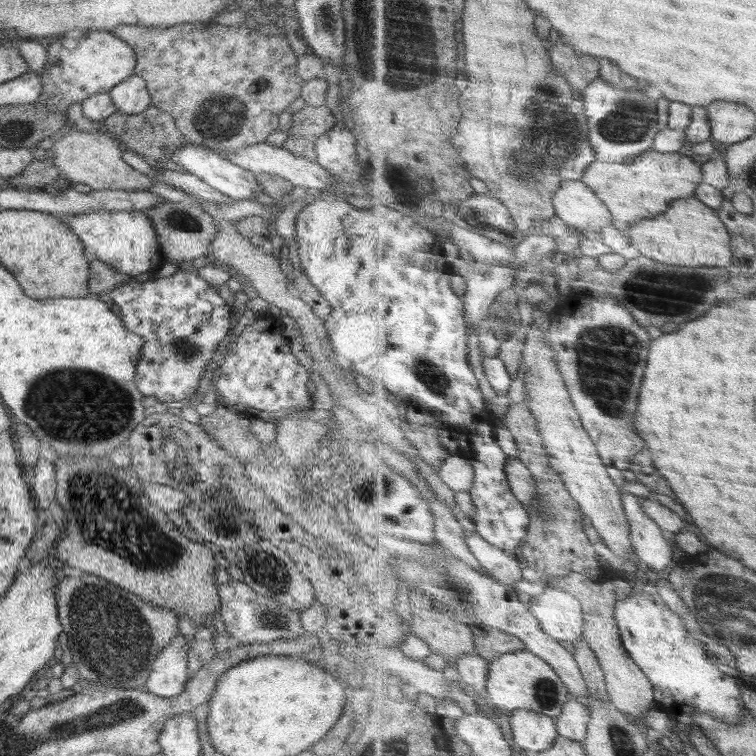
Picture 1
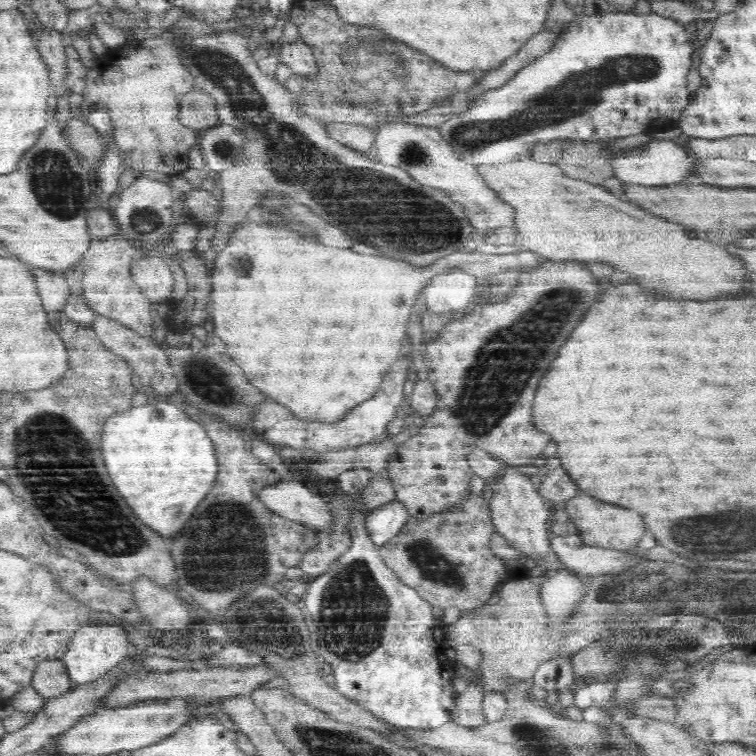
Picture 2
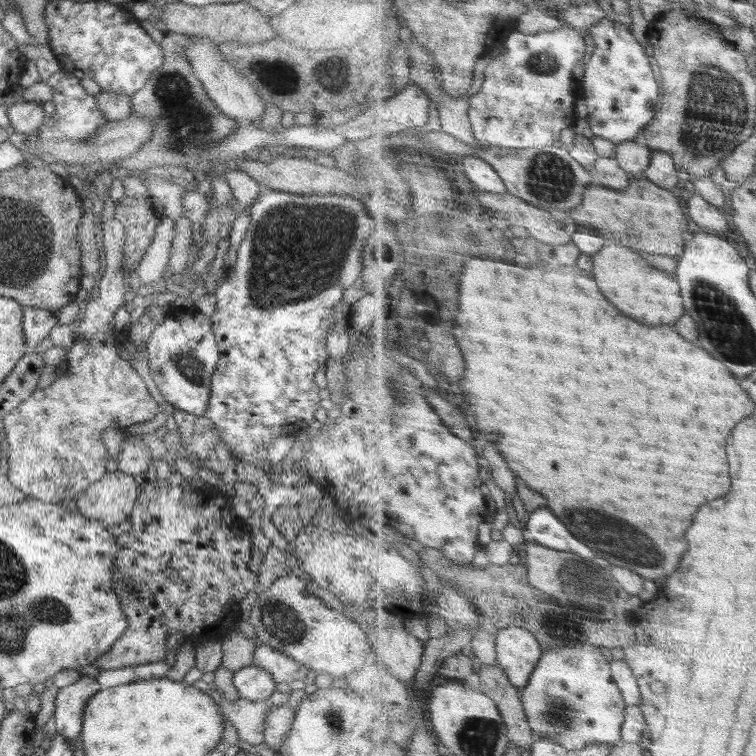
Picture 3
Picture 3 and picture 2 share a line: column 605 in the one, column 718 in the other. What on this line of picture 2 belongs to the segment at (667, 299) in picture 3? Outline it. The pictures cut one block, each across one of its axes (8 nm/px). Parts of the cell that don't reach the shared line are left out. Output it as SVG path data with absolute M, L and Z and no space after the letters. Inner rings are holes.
M476 150L472 156L466 154L462 158L476 166L486 182L502 192L504 199L516 202L512 205L516 209L518 239L539 257L616 264L620 270L640 276L642 284L666 286L668 294L678 298L712 298L736 290L738 266L732 262L732 256L702 240L688 238L683 225L676 226L630 200L621 200L602 185L568 178L553 164L538 164L532 160L522 164L522 158L482 164L476 160Z

